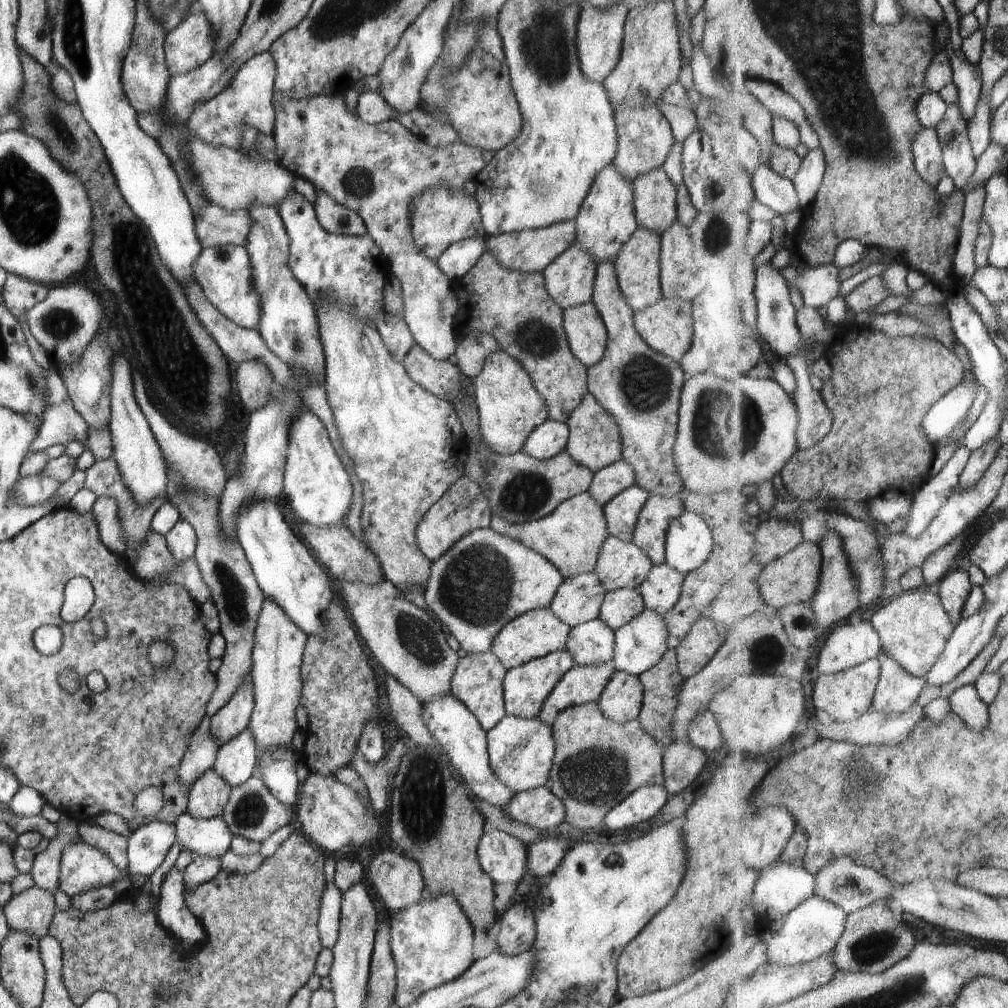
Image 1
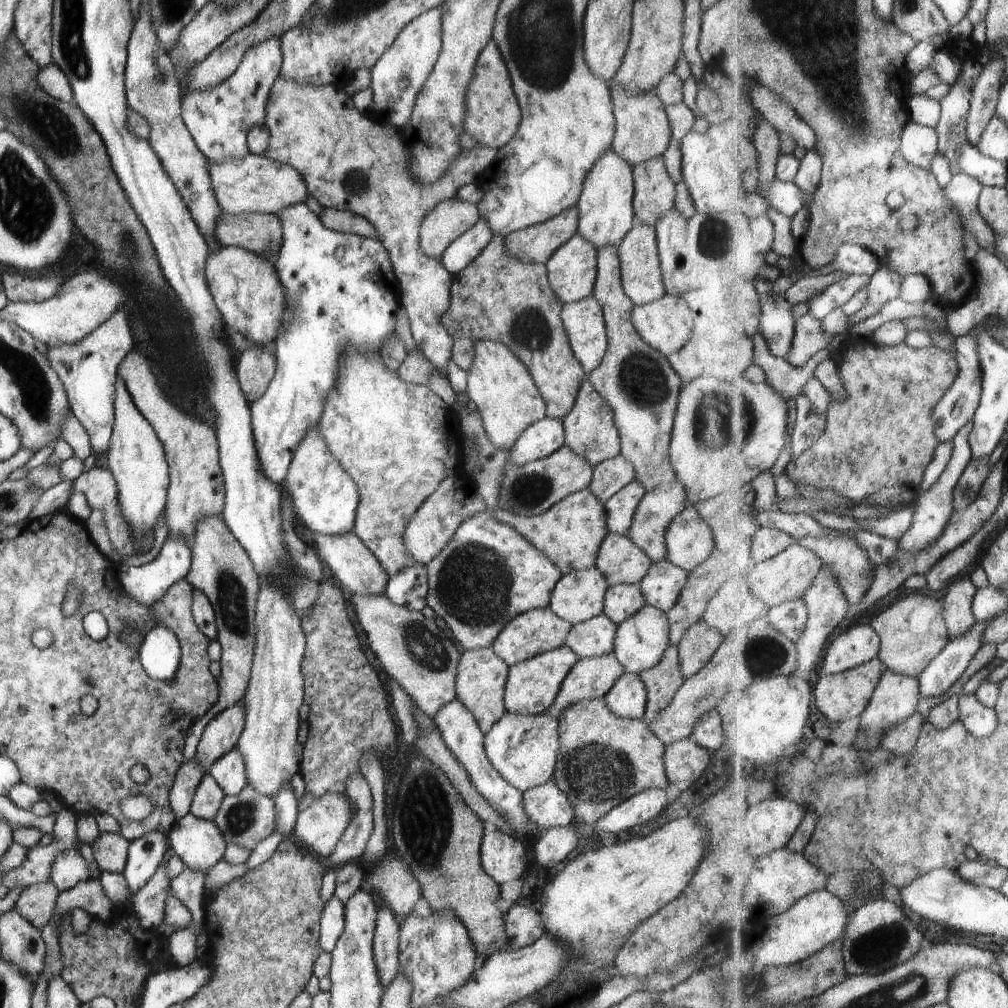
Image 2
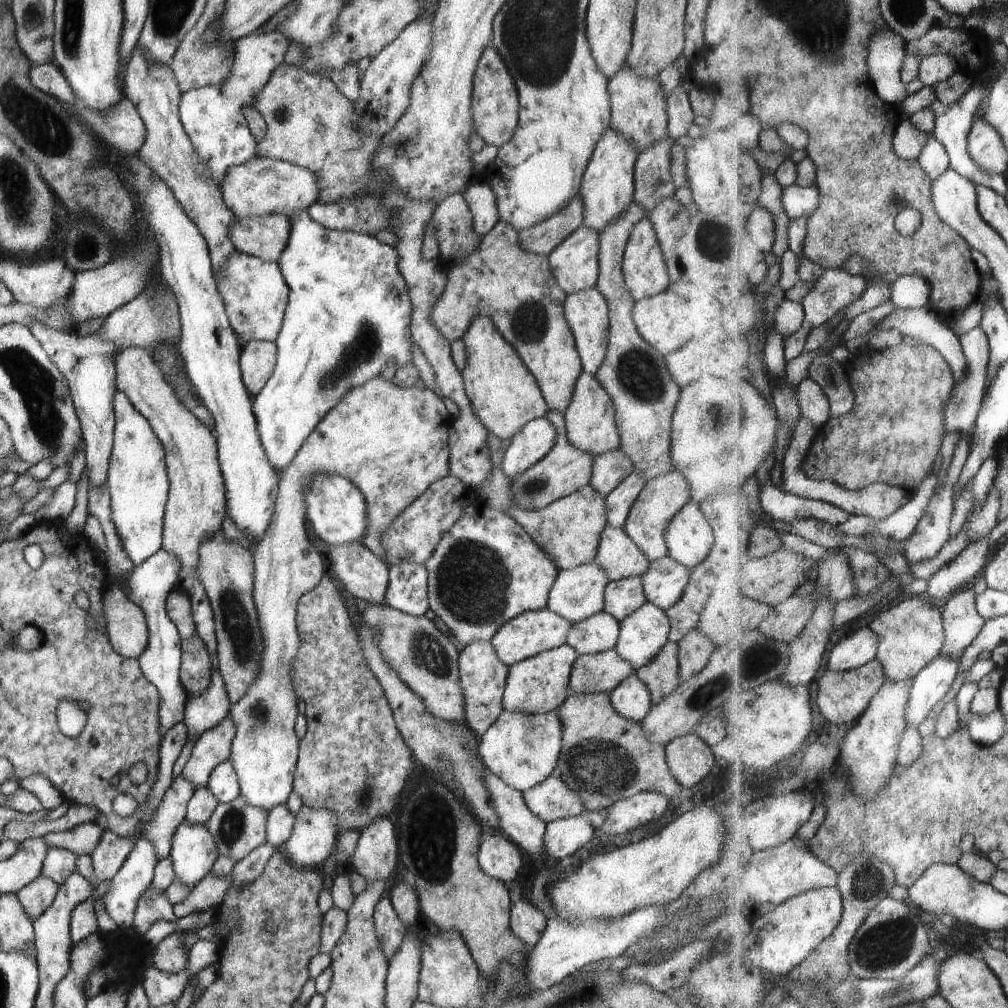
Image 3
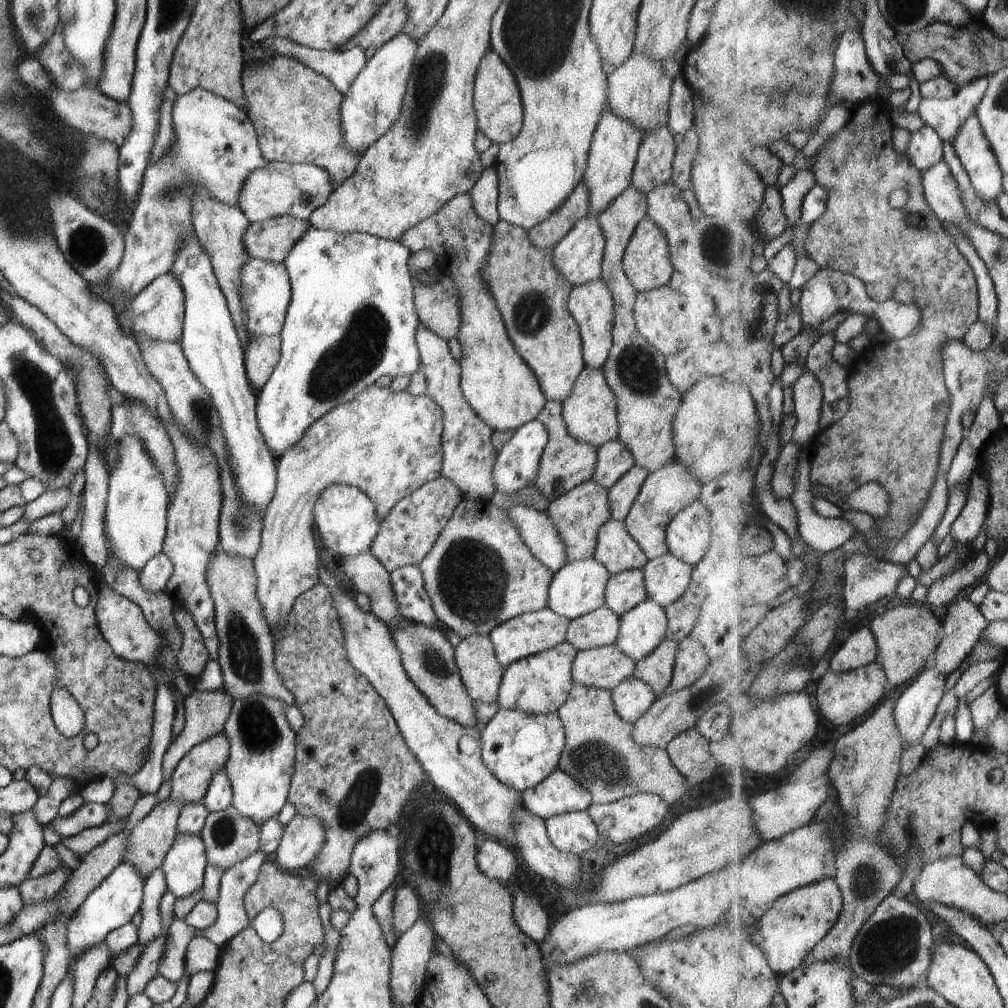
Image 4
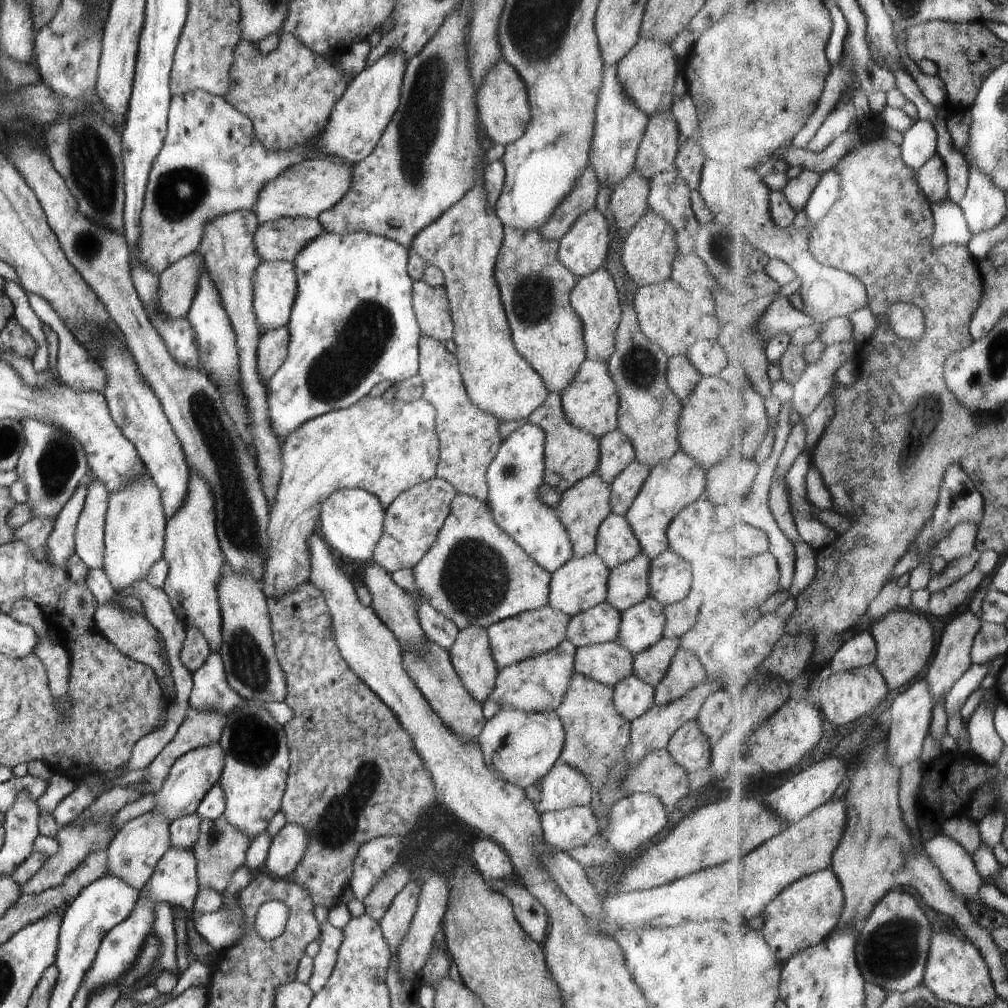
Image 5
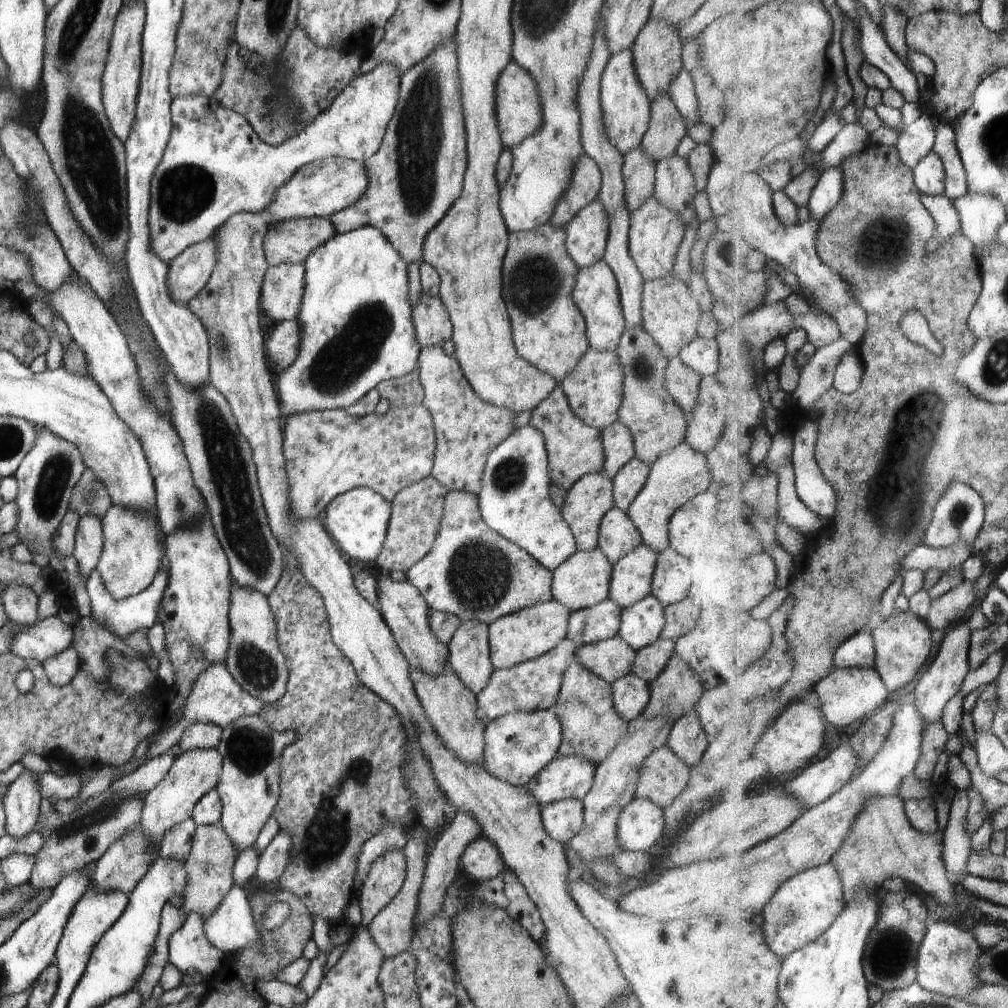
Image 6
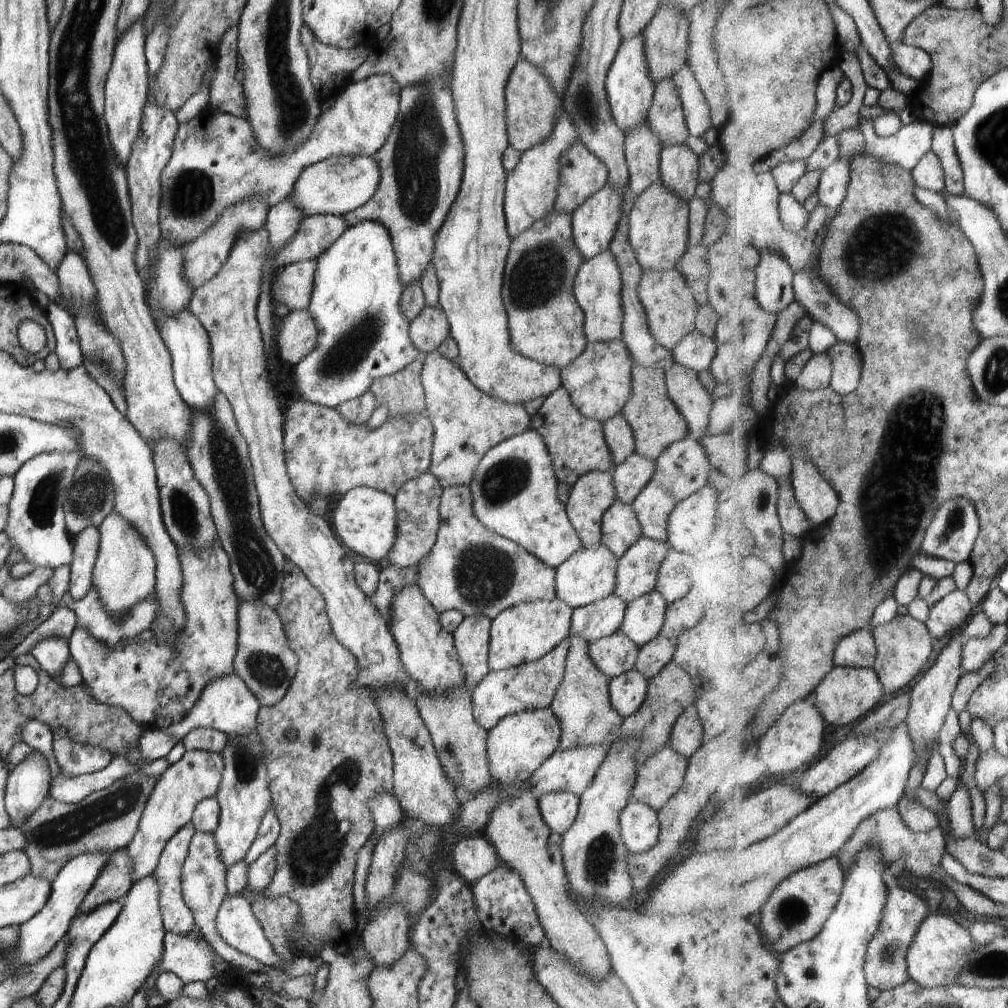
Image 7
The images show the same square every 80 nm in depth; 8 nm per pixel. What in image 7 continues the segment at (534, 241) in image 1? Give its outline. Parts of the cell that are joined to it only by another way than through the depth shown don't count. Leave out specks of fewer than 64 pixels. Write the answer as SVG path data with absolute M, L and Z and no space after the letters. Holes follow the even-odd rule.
M579 140L559 159L559 165L561 166L559 169L561 180L553 206L556 213L571 215L587 198L590 198L607 184L607 168Z

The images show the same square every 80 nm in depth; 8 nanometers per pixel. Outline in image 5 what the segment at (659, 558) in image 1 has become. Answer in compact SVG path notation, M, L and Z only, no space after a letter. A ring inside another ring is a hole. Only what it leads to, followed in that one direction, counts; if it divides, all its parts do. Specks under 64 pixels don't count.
M677 451L672 458L659 462L644 481L638 496L633 500L625 519L628 521L634 536L638 539L643 553L649 559L656 558L669 548L667 528L678 513L704 494L706 471L700 468L690 456Z

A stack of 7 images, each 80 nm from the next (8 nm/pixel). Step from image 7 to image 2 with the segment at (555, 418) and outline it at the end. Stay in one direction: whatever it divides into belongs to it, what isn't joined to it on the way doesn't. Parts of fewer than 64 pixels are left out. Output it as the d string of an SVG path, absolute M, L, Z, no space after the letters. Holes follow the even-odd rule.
M565 444L546 458L520 466L511 463L509 458L500 476L498 506L523 517L544 514L551 506L558 504L568 495L588 489L593 480L593 469L594 467L584 457L578 456Z

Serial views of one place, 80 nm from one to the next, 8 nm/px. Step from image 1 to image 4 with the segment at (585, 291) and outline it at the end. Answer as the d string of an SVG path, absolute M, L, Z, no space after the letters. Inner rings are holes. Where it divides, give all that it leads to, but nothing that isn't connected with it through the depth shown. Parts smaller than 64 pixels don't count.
M587 216L579 220L568 234L553 248L552 262L574 287L591 283L601 278L601 264L604 256L605 236L596 217Z

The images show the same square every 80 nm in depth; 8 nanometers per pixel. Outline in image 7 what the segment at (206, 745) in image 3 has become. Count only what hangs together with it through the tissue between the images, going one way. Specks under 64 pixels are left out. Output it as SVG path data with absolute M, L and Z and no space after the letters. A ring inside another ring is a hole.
M186 751L182 758L171 764L157 780L143 808L138 830L132 842L124 848L131 860L133 882L155 872L166 841L169 841L185 824L191 822L195 806L201 800L215 796L222 780L224 765L220 753Z

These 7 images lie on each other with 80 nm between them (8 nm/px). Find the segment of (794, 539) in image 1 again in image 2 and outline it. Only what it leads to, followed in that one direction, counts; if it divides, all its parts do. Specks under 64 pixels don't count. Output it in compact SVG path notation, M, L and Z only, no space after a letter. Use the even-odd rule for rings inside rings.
M761 526L760 530L756 533L756 540L754 540L754 560L758 564L766 562L783 553L797 542L798 539L793 534Z

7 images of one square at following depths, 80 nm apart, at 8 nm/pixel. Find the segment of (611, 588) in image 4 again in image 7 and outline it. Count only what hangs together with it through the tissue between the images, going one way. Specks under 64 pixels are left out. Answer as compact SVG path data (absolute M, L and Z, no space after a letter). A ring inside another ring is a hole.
M641 536L617 560L616 582L613 594L626 604L652 592L662 559L670 550L668 543Z

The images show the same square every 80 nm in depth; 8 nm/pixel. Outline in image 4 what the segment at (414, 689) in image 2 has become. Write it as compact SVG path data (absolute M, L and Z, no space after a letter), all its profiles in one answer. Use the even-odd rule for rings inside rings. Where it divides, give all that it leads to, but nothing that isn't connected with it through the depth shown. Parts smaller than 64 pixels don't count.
M406 621L405 625L391 625L384 623L393 638L401 656L401 665L404 667L408 678L414 683L414 686L426 697L426 700L432 705L432 708L449 721L461 724L463 727L476 727L477 718L465 686L462 684L461 676L455 663L455 648L448 642L448 639L438 630L422 623Z

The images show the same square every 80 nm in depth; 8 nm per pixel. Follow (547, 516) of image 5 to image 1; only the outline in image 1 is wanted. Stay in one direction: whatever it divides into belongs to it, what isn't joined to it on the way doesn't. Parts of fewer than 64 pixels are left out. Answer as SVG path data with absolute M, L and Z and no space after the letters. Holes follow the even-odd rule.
M548 419L530 433L522 452L538 460L550 460L564 452L568 439L569 428L566 424Z

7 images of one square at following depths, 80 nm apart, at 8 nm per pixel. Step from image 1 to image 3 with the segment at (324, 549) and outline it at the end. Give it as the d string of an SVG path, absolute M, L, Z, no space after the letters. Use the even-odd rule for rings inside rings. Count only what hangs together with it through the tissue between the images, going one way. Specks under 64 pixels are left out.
M346 544L346 546L331 547L330 552L325 556L325 561L332 565L338 580L344 583L346 590L356 599L370 604L386 604L390 567L365 545Z

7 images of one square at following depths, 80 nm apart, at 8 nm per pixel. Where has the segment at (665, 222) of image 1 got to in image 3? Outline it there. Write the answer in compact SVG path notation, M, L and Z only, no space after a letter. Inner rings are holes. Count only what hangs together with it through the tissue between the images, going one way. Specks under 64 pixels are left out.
M667 135L664 140L658 140L637 155L633 170L633 200L644 208L648 219L660 200L675 196L676 189L670 173L672 146L674 140Z

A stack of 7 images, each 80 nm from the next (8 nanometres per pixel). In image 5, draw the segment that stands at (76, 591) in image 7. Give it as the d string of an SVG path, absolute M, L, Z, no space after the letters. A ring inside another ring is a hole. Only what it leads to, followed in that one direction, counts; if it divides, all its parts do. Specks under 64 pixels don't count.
M90 473L86 478L85 503L75 530L75 554L89 569L102 569L105 551L105 514L108 489Z

